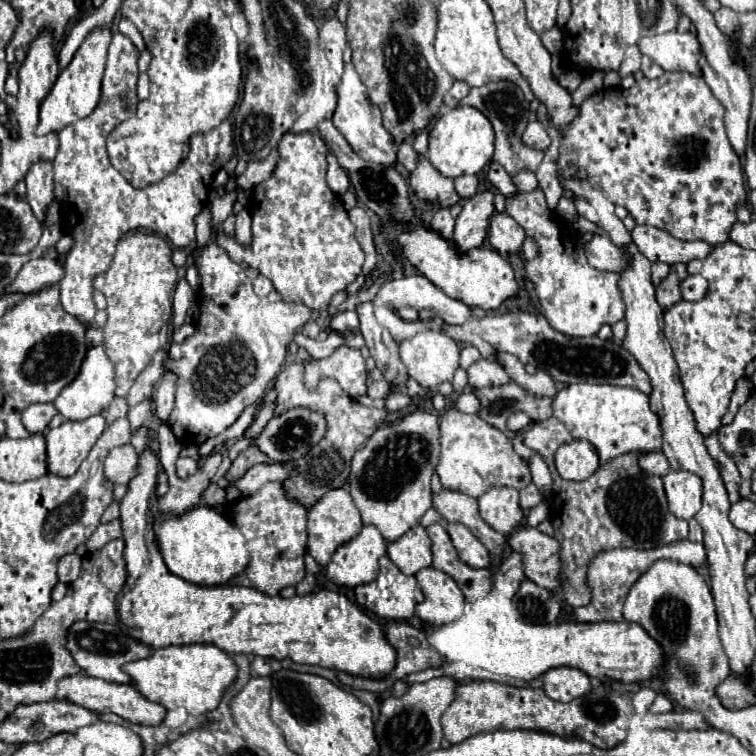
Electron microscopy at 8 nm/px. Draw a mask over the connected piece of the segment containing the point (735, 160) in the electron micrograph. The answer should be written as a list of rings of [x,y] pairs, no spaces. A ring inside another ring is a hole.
[[[665,72],[657,80],[643,78],[633,88],[609,88],[589,96],[573,124],[561,132],[557,176],[585,180],[613,202],[627,208],[637,224],[649,224],[679,240],[703,240],[711,246],[729,240],[729,228],[737,222],[737,206],[747,202],[741,160],[733,152],[725,126],[725,108],[713,96],[703,78],[687,72]]]

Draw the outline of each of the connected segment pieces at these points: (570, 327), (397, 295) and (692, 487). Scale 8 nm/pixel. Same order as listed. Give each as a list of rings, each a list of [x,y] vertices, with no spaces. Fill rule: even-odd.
[[[535,188],[533,192],[517,192],[515,196],[505,198],[505,214],[517,220],[527,238],[533,238],[539,246],[537,258],[525,262],[525,272],[535,284],[545,318],[557,332],[567,336],[595,336],[603,324],[615,324],[625,318],[619,276],[589,266],[585,258],[585,244],[595,236],[593,232],[569,232],[565,222],[549,210],[541,188]]]
[[[403,276],[399,280],[393,280],[381,288],[381,298],[387,304],[393,304],[395,308],[411,306],[415,310],[429,308],[435,312],[435,316],[443,318],[447,324],[465,324],[473,312],[467,304],[449,298],[443,290],[439,290],[433,282],[429,282],[425,276]]]
[[[673,470],[663,478],[663,484],[671,514],[681,520],[691,520],[701,508],[701,478],[685,470]]]

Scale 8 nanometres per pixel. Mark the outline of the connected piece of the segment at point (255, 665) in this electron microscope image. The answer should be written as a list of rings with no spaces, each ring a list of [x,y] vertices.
[[[255,656],[255,660],[251,662],[251,676],[269,676],[271,672],[277,672],[277,670],[281,670],[281,662],[273,658]]]

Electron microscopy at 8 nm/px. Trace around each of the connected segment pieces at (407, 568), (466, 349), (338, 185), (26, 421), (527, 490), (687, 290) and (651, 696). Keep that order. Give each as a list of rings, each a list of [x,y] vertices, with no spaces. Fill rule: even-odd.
[[[417,524],[399,540],[387,544],[387,556],[407,576],[413,576],[421,568],[431,566],[431,540],[425,528]]]
[[[465,344],[463,346],[463,350],[461,350],[461,368],[469,368],[473,362],[477,362],[477,360],[481,360],[481,354],[479,354],[479,350],[475,348],[475,346],[471,346],[471,344]]]
[[[329,152],[327,154],[327,184],[329,188],[337,194],[337,196],[343,196],[345,190],[349,188],[349,176],[347,172],[339,166],[337,158]]]
[[[31,404],[23,414],[21,414],[21,420],[23,420],[23,426],[35,434],[35,432],[45,432],[45,428],[49,426],[51,418],[57,414],[55,406],[53,404]]]
[[[533,484],[525,486],[525,488],[523,488],[519,494],[521,494],[519,504],[521,504],[521,508],[523,508],[523,510],[529,510],[529,508],[537,506],[539,502],[543,502],[543,498],[539,496],[539,490],[537,490]]]
[[[695,274],[695,276],[687,276],[683,282],[681,282],[681,292],[683,292],[683,298],[689,300],[689,302],[697,302],[701,300],[705,294],[707,294],[707,280],[701,276],[701,274]]]
[[[641,688],[635,696],[633,696],[633,706],[635,706],[635,712],[641,712],[645,714],[649,710],[649,706],[653,704],[657,692],[651,690],[651,688]]]

